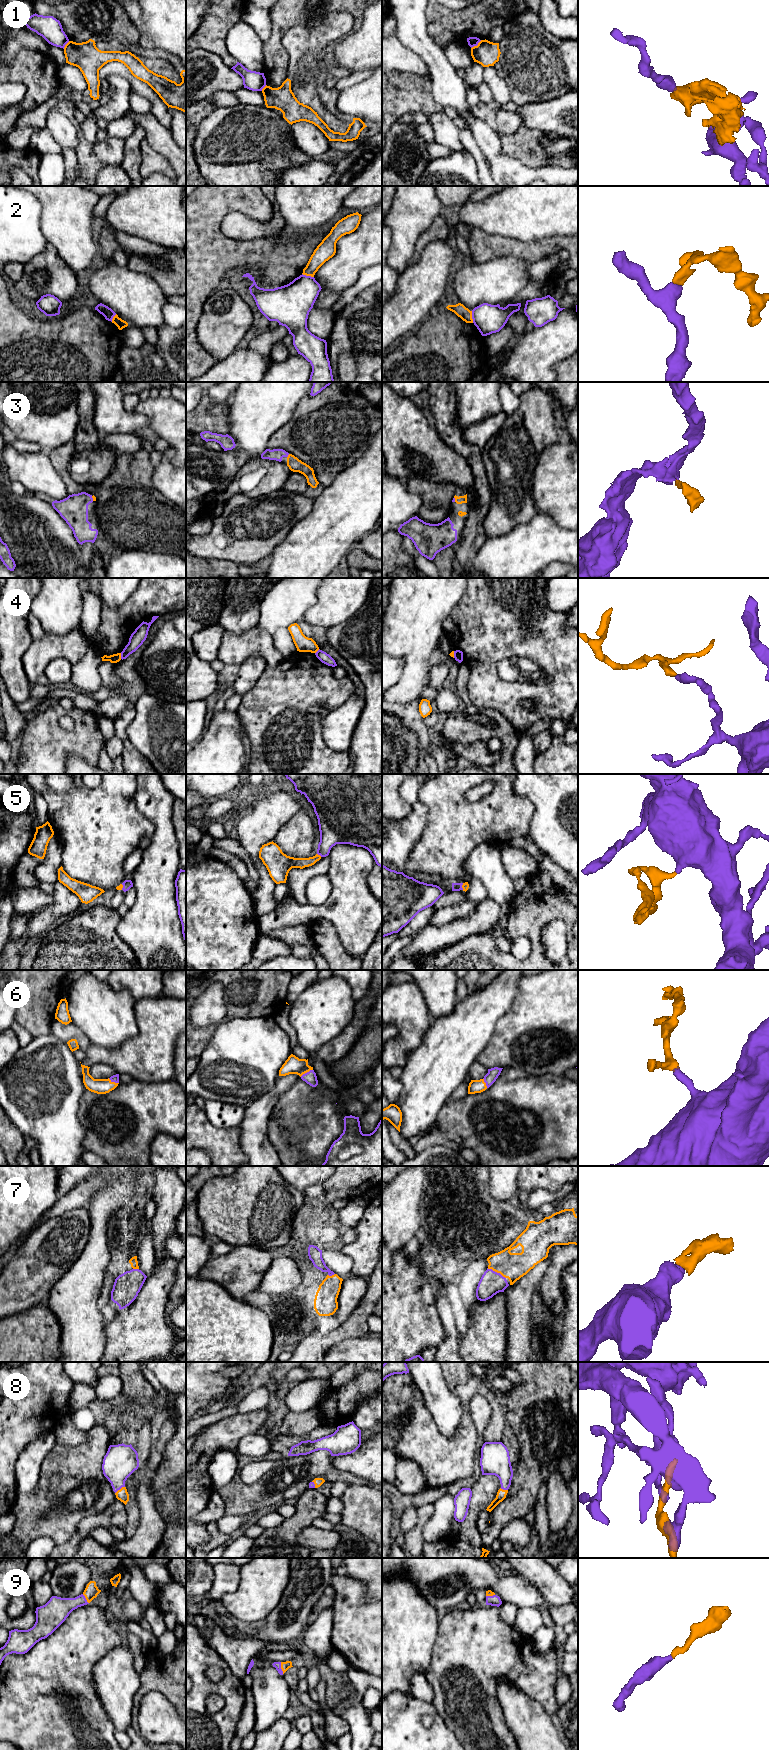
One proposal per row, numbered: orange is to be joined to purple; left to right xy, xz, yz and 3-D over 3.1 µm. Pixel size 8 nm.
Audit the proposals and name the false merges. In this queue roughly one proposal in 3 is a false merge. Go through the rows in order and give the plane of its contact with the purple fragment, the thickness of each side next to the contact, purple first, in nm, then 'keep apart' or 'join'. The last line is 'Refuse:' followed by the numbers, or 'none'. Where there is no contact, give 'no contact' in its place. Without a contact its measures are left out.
1: contact in yz; calibres 80 and 200 nm; keep apart
2: contact in xz; calibres 300 and 150 nm; keep apart
3: contact in xz; calibres 100 and 110 nm; join
4: contact in xy; calibres 120 and 70 nm; keep apart
5: contact in xz; calibres 260 and 100 nm; join
6: contact in xz; calibres 100 and 140 nm; join
7: contact in yz; calibres 190 and 220 nm; join
8: contact in xy; calibres 260 and 90 nm; join
9: contact in xz; calibres 60 and 70 nm; join
Refuse: 1, 2, 4

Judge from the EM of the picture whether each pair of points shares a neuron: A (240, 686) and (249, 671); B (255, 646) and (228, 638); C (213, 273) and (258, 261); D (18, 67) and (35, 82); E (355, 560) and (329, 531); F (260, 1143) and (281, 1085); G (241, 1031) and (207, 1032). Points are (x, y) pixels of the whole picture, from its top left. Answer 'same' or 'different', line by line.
A: same
B: same
C: same
D: same
E: different
F: same
G: different

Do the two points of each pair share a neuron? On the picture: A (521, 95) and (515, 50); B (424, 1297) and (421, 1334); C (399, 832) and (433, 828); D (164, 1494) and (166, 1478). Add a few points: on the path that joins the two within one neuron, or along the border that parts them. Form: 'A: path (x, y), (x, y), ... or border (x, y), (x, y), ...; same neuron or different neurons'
A: path (521, 84), (521, 61); same neuron
B: path (421, 1306), (421, 1325); same neuron
C: border (423, 805), (427, 821), (412, 850); different neurons
D: border (153, 1478), (156, 1487), (174, 1483); different neurons

